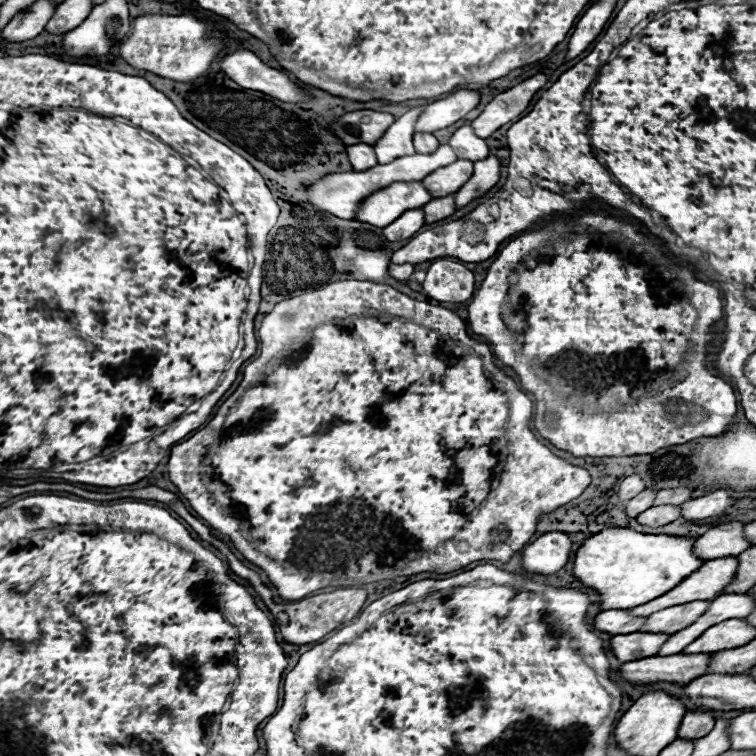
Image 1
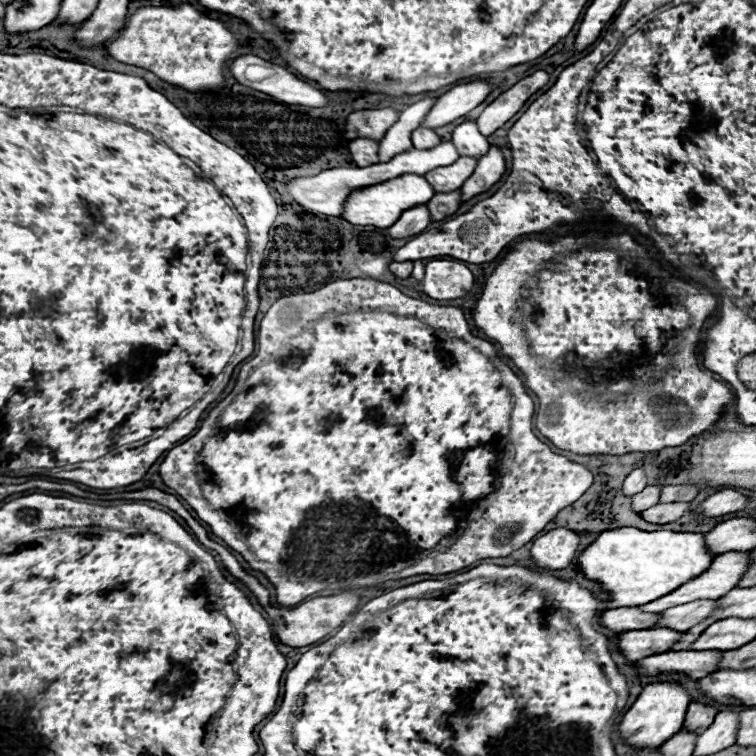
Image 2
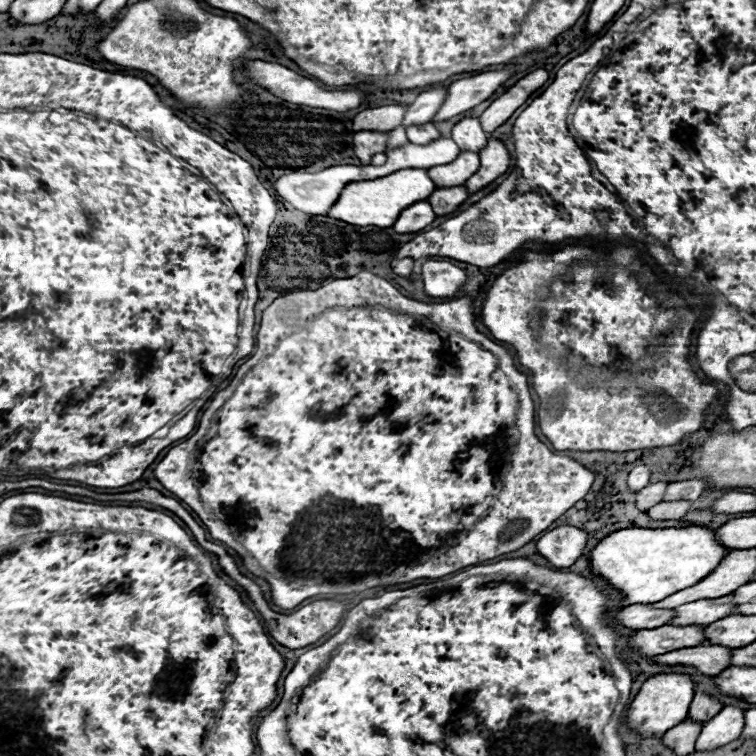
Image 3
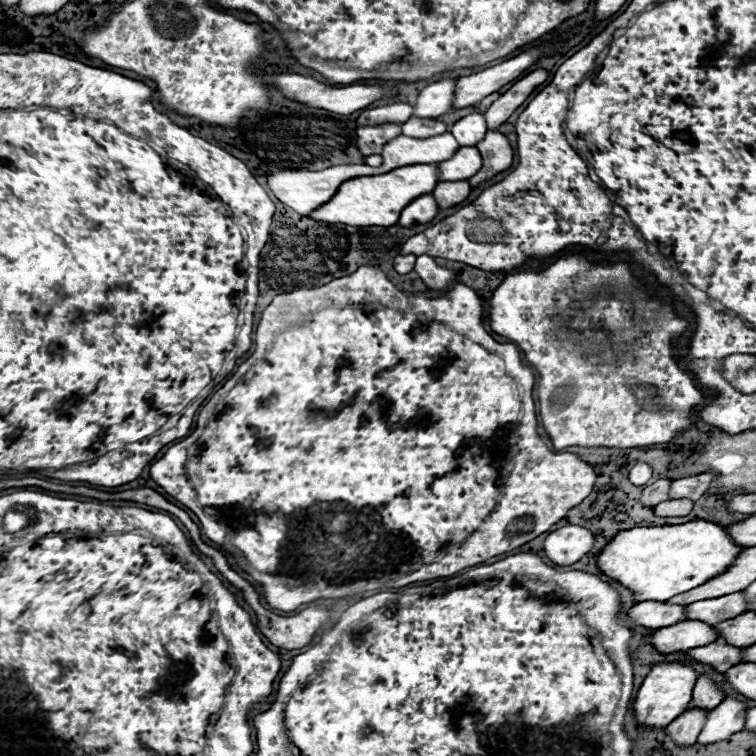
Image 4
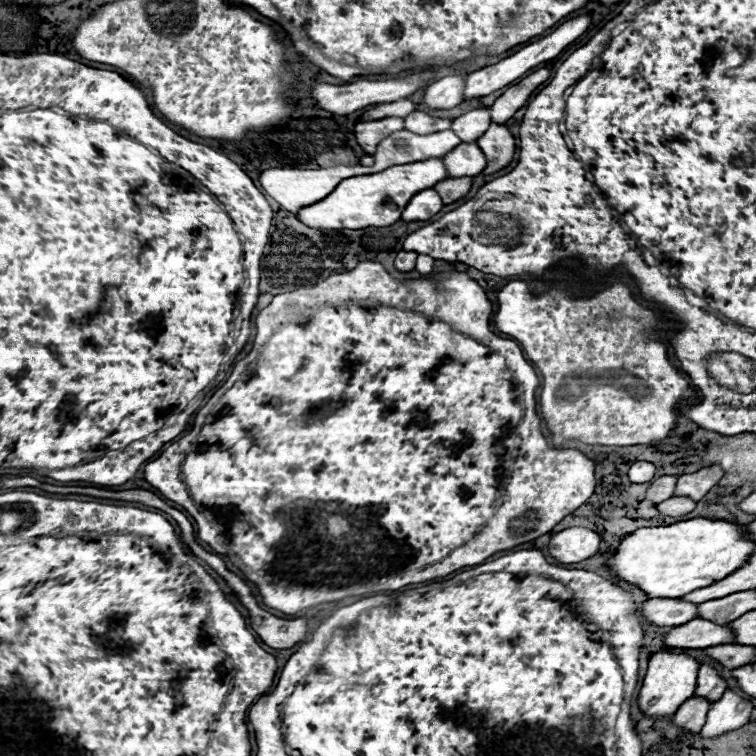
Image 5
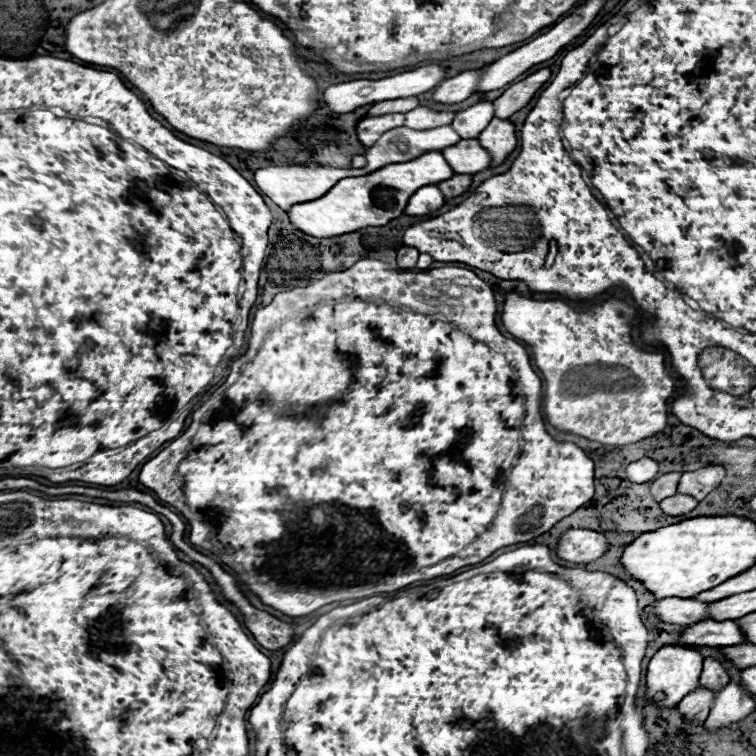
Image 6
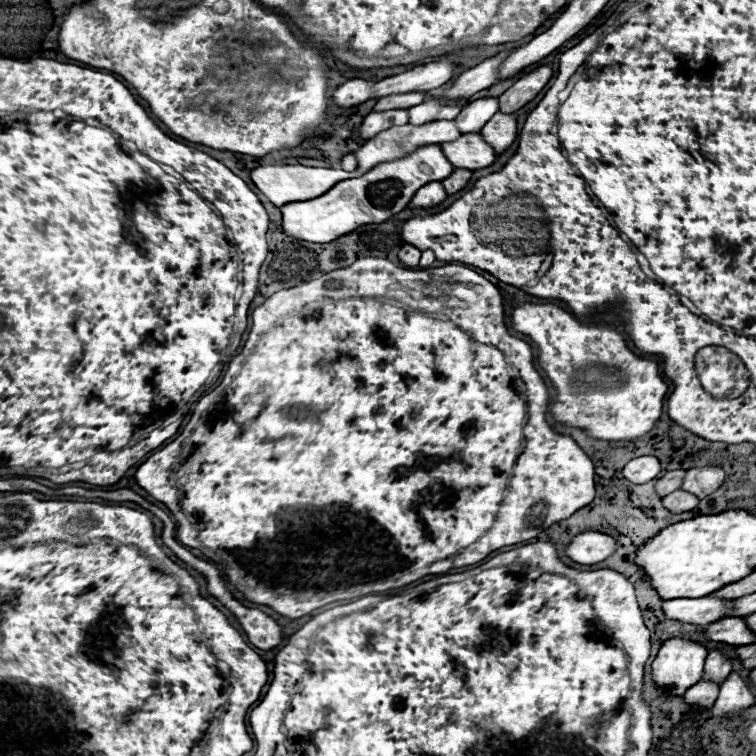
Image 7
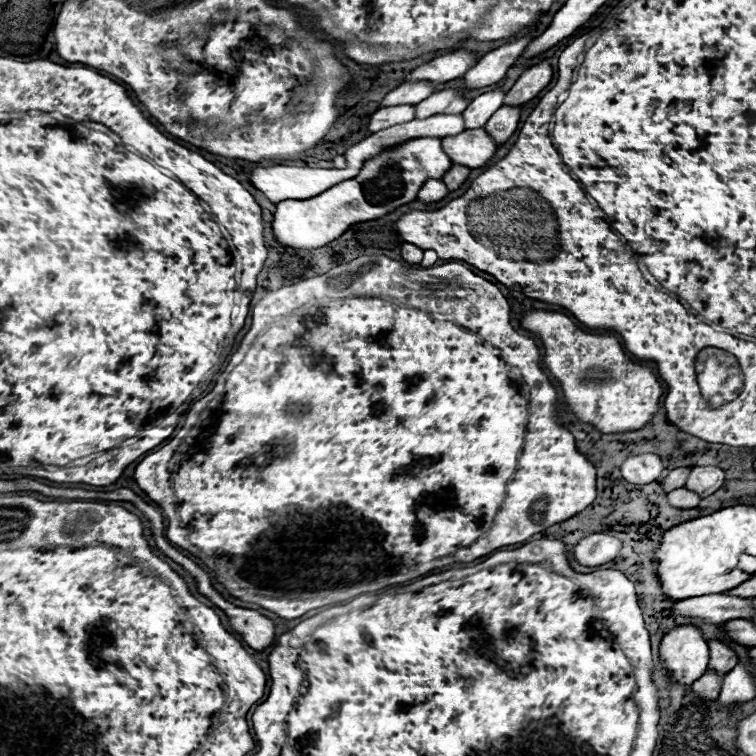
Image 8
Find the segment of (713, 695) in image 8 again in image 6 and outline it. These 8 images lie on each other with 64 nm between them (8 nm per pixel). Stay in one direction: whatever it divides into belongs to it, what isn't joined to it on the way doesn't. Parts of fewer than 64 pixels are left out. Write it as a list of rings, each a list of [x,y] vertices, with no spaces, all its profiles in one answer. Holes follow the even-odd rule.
[[[696,688],[688,696],[684,696],[684,700],[678,704],[678,712],[682,714],[684,720],[690,720],[694,724],[702,724],[706,720],[708,712],[710,712],[714,696],[716,694],[710,692],[710,690]]]

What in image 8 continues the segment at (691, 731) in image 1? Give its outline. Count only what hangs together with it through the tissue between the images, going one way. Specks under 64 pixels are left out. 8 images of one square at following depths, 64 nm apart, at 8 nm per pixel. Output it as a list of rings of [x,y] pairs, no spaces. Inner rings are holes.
[[[710,640],[710,662],[708,662],[708,670],[716,670],[718,674],[726,674],[728,670],[732,670],[738,662],[738,656],[734,654],[734,650],[730,650],[726,644],[722,644],[720,640]]]

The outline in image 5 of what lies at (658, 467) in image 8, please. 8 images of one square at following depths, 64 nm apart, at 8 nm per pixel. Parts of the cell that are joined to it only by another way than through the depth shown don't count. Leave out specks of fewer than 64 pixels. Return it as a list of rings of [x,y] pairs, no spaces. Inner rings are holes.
[[[634,462],[628,476],[634,484],[644,484],[644,482],[650,482],[654,478],[654,472],[656,472],[656,466],[652,462]]]

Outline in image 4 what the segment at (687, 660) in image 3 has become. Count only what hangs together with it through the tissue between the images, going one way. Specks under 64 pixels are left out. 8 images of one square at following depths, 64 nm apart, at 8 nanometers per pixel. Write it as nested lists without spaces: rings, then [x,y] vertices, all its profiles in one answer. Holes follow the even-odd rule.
[[[712,642],[708,646],[698,646],[684,652],[690,660],[710,666],[716,672],[726,672],[728,668],[740,664],[740,648],[732,648],[722,642]]]

